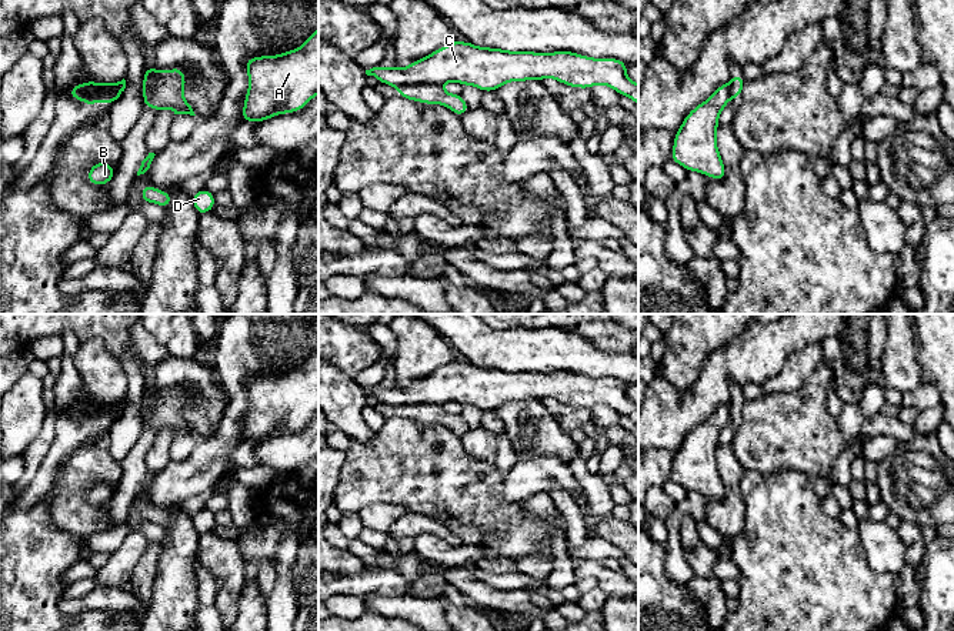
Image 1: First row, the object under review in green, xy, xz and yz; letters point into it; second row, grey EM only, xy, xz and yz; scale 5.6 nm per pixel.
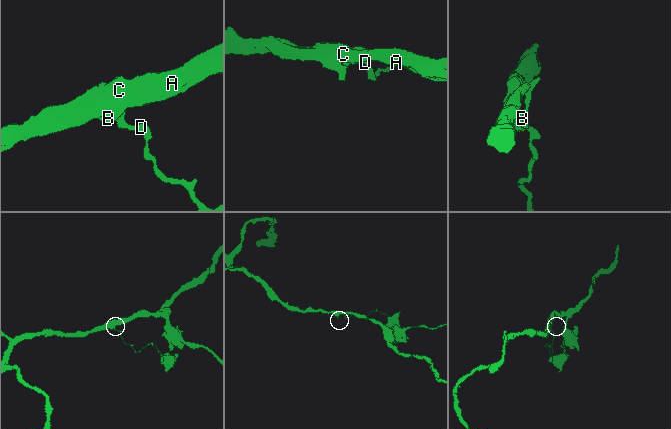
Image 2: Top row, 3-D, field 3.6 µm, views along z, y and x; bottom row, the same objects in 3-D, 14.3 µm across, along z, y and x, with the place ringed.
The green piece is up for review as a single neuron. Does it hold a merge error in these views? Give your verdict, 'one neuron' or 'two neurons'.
two neurons

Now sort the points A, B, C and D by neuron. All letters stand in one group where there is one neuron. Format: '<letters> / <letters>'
A B C / D

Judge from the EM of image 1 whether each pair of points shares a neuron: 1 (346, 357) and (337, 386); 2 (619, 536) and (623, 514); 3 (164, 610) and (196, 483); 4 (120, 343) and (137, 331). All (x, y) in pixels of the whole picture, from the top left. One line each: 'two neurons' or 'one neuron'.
1: two neurons
2: two neurons
3: two neurons
4: two neurons

